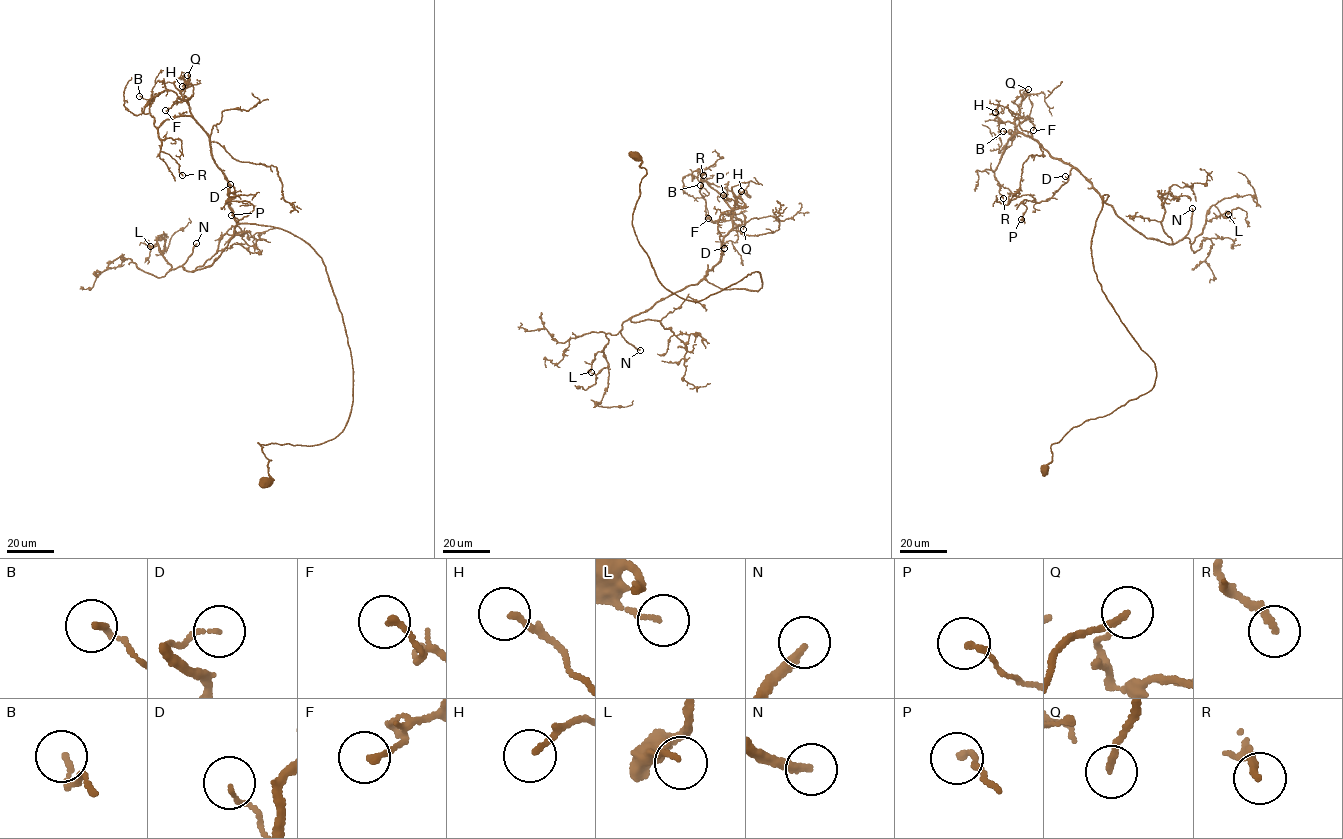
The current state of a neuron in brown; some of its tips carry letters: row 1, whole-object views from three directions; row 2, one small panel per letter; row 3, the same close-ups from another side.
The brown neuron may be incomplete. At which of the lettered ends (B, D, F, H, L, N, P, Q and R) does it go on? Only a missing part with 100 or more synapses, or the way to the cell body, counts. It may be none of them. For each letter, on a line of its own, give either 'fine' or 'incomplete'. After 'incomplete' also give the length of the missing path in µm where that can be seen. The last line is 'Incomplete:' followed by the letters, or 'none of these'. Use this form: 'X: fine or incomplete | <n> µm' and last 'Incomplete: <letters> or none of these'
B: fine
D: fine
F: fine
H: fine
L: fine
N: incomplete | 60 µm
P: fine
Q: fine
R: fine
Incomplete: N

